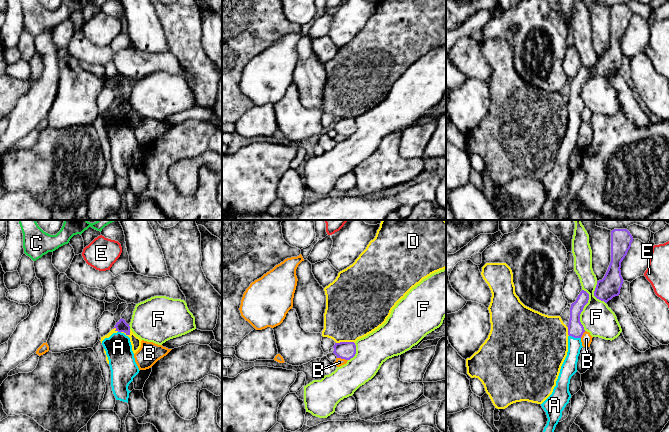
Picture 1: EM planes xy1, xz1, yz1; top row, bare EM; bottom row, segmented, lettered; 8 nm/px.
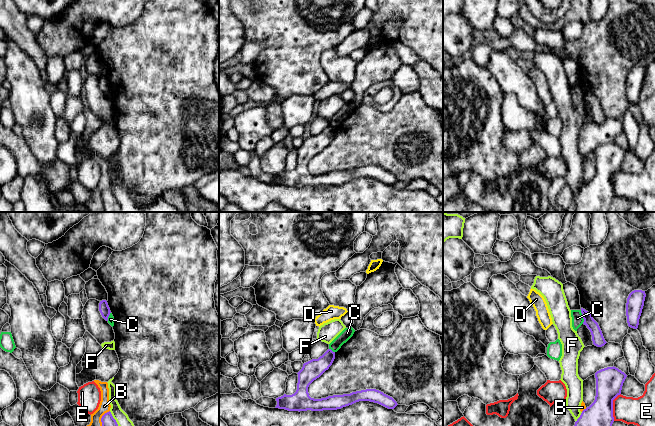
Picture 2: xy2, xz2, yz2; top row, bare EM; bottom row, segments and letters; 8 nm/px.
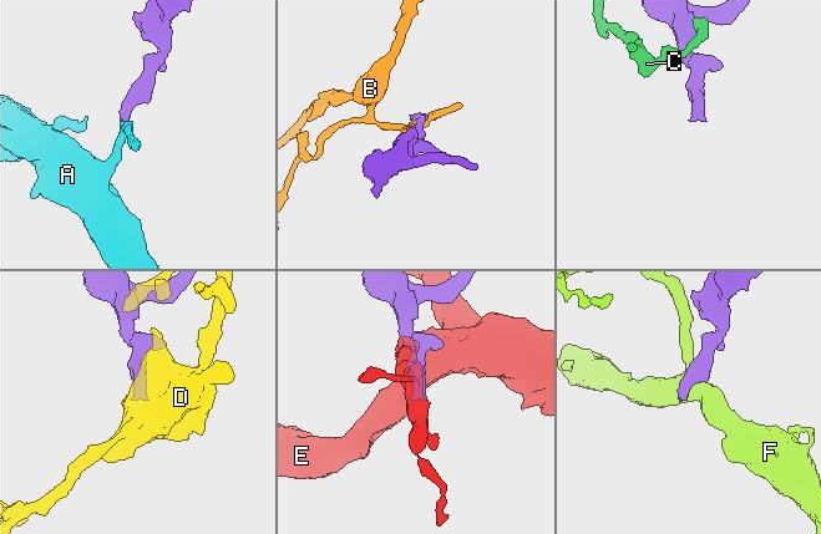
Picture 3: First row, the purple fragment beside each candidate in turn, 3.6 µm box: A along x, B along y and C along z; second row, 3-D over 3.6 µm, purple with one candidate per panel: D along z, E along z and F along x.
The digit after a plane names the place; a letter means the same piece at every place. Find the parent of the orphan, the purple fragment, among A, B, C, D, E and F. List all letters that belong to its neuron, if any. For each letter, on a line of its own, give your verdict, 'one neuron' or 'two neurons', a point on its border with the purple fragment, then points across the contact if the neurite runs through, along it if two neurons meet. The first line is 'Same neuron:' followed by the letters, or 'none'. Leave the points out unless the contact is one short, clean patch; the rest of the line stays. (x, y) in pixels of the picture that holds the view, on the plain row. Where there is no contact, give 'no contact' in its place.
Same neuron: A
A: one neuron; contact yz1 (575, 113); way yz1 (575, 105), (575, 113), (574, 126), (569, 143)
B: two neurons; contact xy2 (101, 194)
C: two neurons; contact yz2 (583, 93); border yz2 (580, 86), (583, 92), (583, 99)
D: two neurons; contact xz1 (345, 118)
E: two neurons; contact yz2 (612, 183); border yz2 (620, 169), (613, 176), (613, 196)
F: two neurons; contact yz1 (582, 85)

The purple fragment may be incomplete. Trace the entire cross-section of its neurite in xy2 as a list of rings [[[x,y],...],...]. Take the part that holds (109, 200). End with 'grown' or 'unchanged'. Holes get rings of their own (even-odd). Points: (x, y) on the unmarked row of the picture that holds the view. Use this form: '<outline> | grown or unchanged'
[[[110,187],[102,192],[101,198],[104,212],[121,212],[121,206]]] | unchanged

